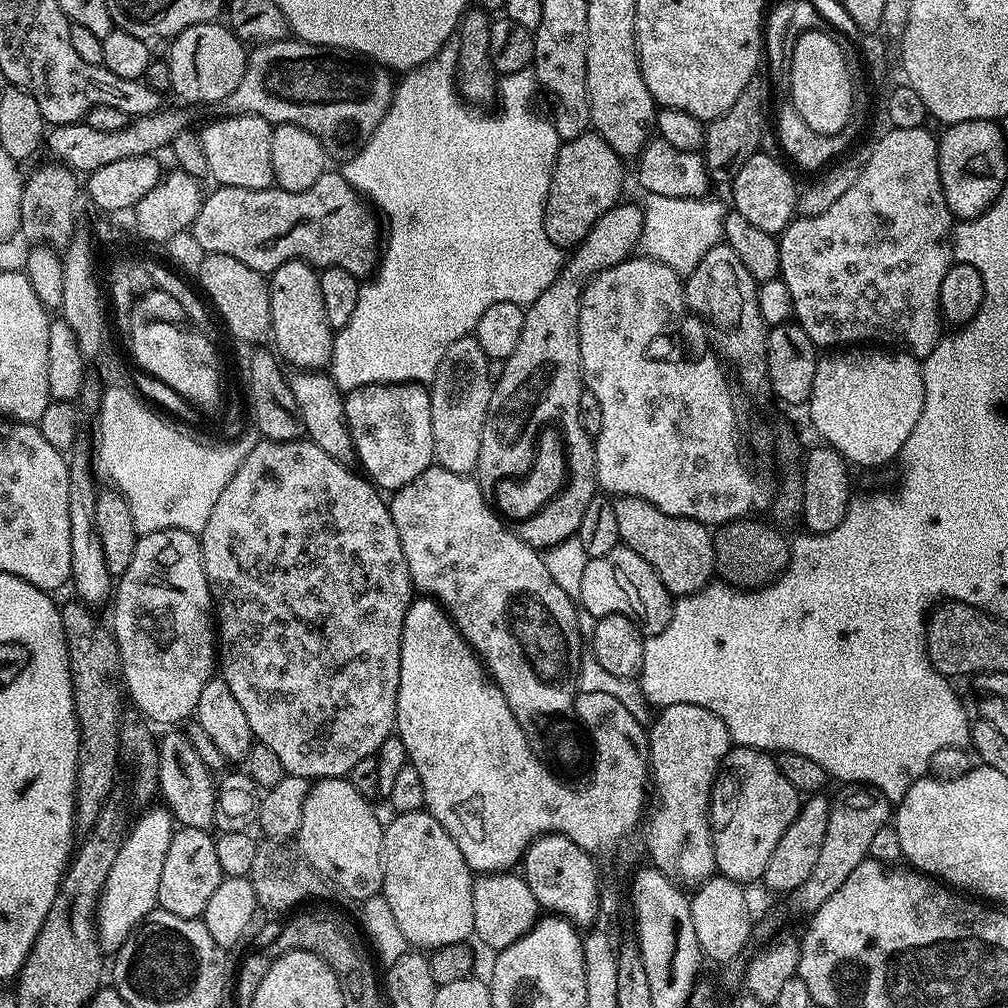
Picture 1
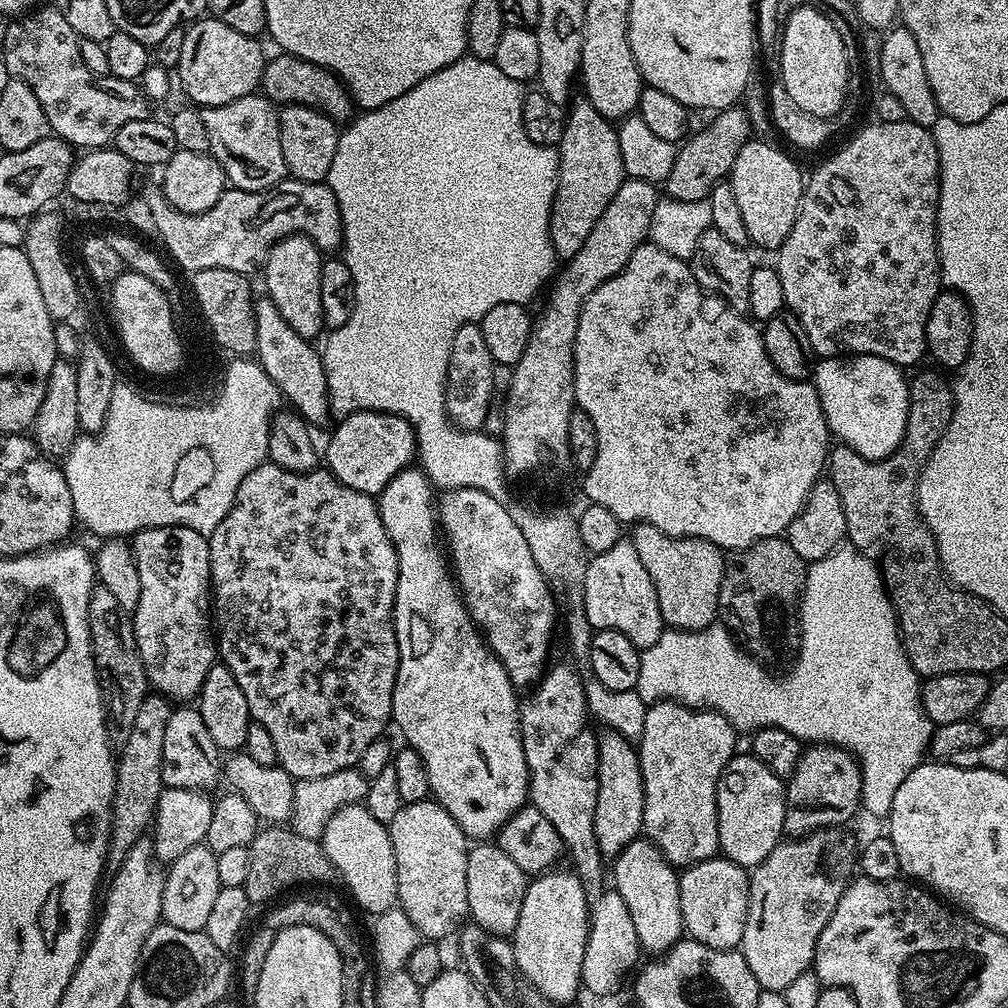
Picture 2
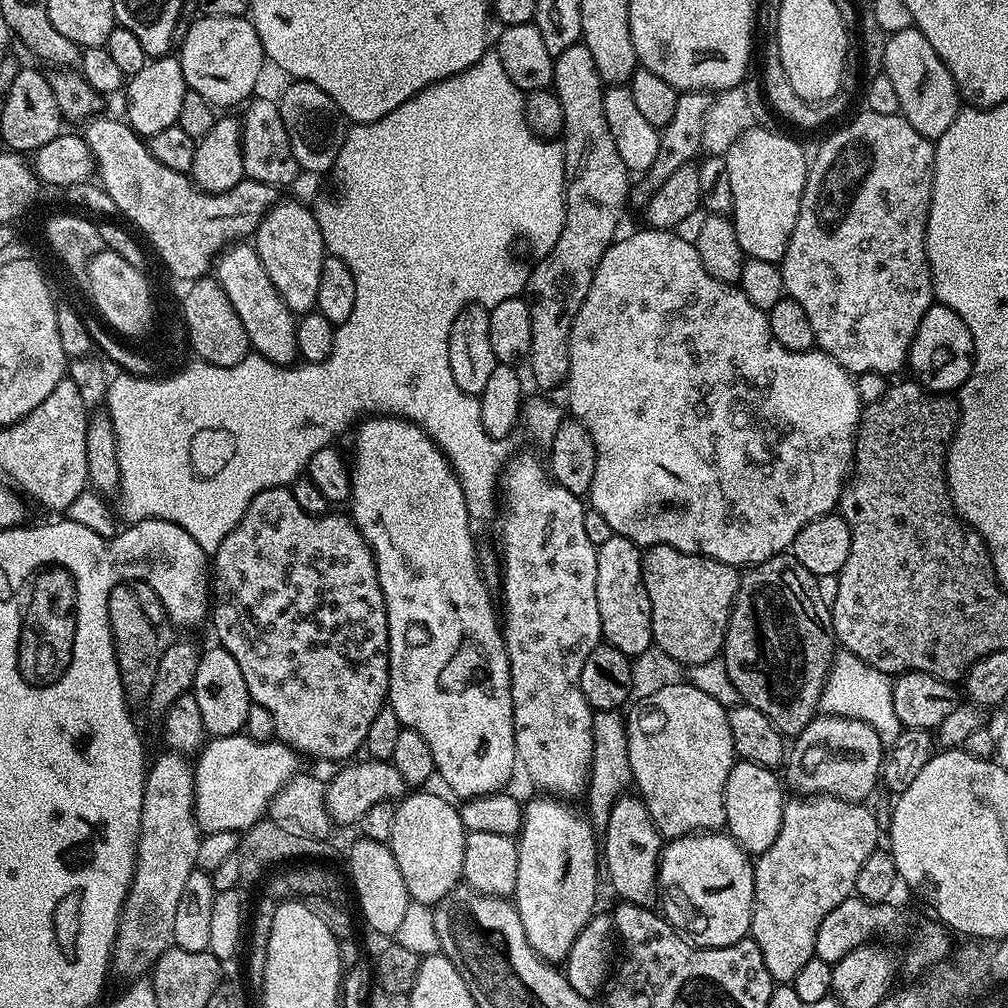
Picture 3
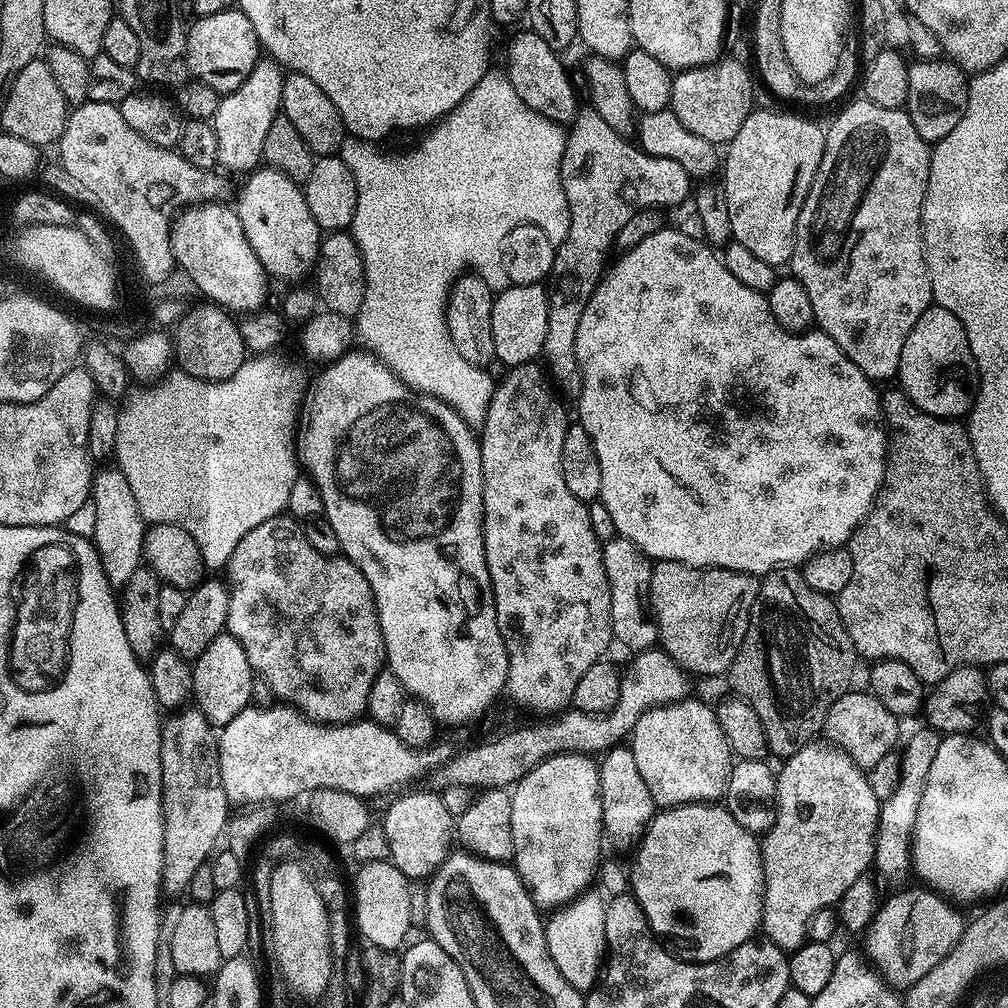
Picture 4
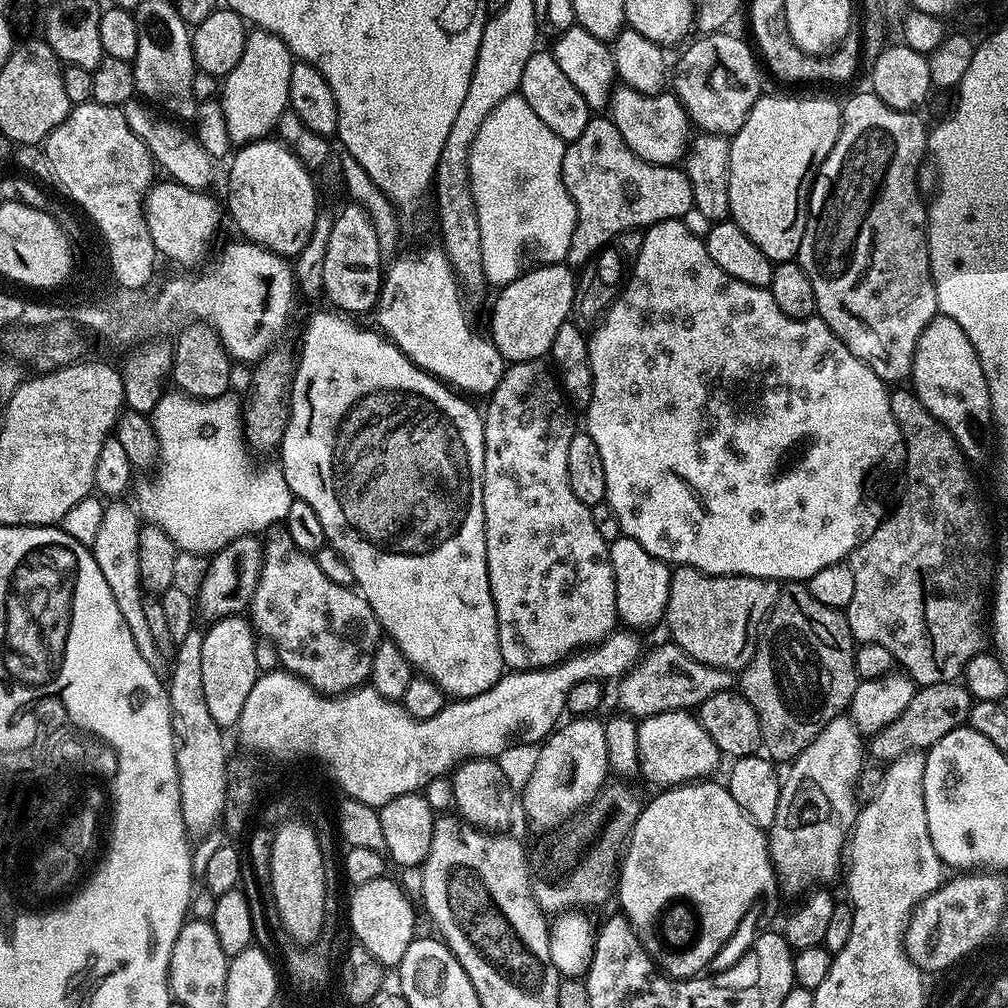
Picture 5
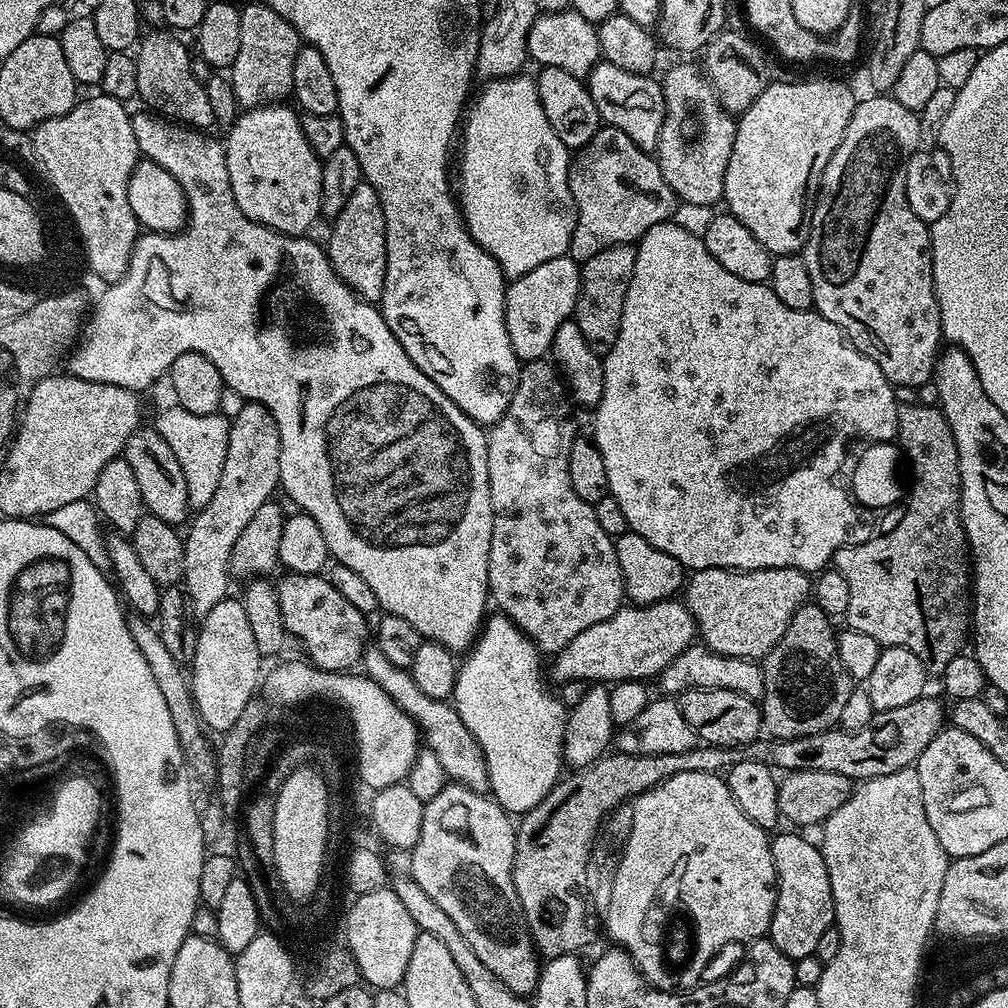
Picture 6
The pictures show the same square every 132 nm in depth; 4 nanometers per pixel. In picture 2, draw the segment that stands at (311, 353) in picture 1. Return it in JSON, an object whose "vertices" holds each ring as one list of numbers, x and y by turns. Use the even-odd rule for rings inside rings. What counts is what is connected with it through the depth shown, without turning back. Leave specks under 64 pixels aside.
{"vertices":[[287,236,282,238,270,250,267,260,262,265,264,284,268,287,267,299,278,306,278,314,298,330,298,334,316,338,325,331,322,318,322,282,320,265,322,250,310,238,305,236]]}

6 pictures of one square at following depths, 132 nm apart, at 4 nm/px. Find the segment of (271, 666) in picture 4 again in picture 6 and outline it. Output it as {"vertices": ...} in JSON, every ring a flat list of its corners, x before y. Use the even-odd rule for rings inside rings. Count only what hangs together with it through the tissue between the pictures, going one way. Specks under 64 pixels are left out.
{"vertices":[[288,572,281,578,280,584,275,585,278,594,278,606,282,608,282,622,286,626,289,637,293,641,300,640,304,647,303,655,323,672,346,672,355,669,361,663,365,648,370,644,370,620,363,612,359,612,338,590,334,590,332,581,323,575,298,574]]}

